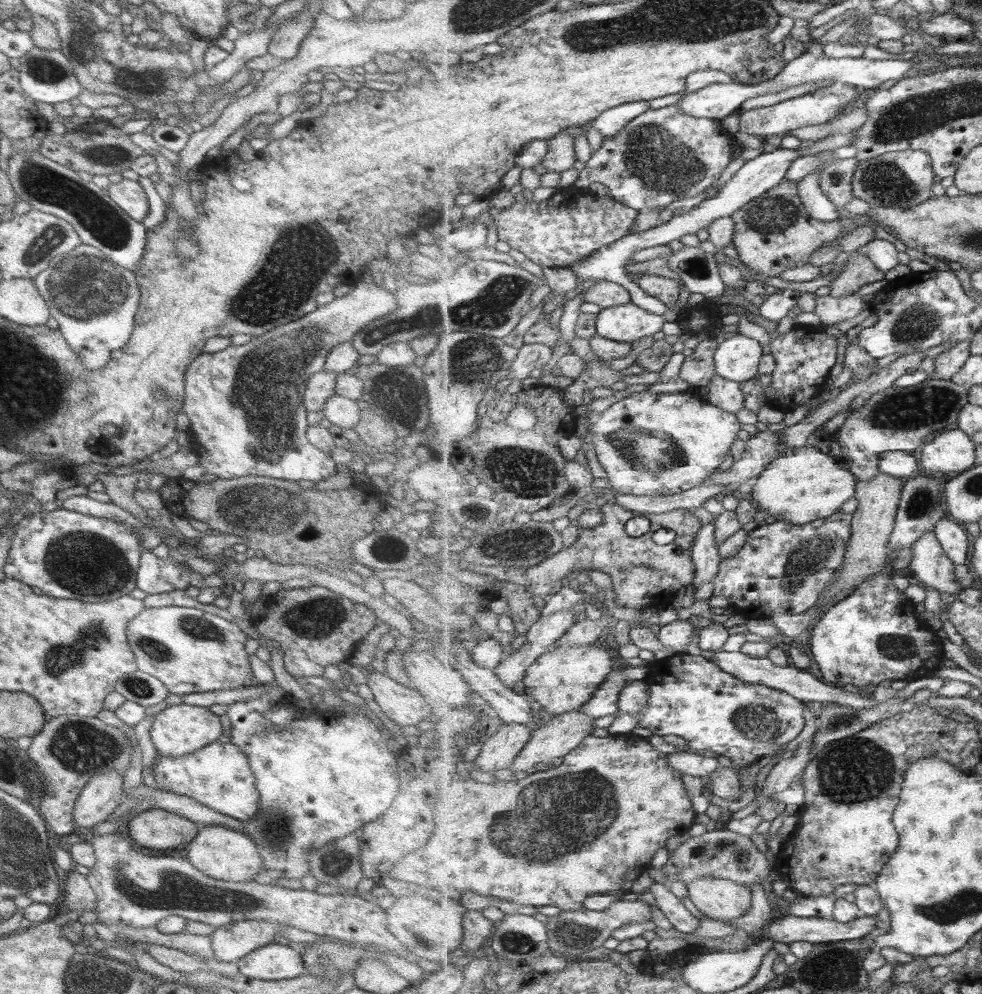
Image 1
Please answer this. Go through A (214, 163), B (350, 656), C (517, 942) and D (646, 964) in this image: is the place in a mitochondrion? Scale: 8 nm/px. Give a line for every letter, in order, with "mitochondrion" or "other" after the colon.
A: other
B: other
C: mitochondrion
D: other

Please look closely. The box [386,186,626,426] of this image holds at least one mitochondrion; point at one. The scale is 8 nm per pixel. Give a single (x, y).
(469, 363)

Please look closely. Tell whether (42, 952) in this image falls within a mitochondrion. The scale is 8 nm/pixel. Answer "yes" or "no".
no

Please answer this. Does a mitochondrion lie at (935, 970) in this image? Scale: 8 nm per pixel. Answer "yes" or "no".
no

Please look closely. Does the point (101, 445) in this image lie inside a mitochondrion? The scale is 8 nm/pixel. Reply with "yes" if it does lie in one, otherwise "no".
no

